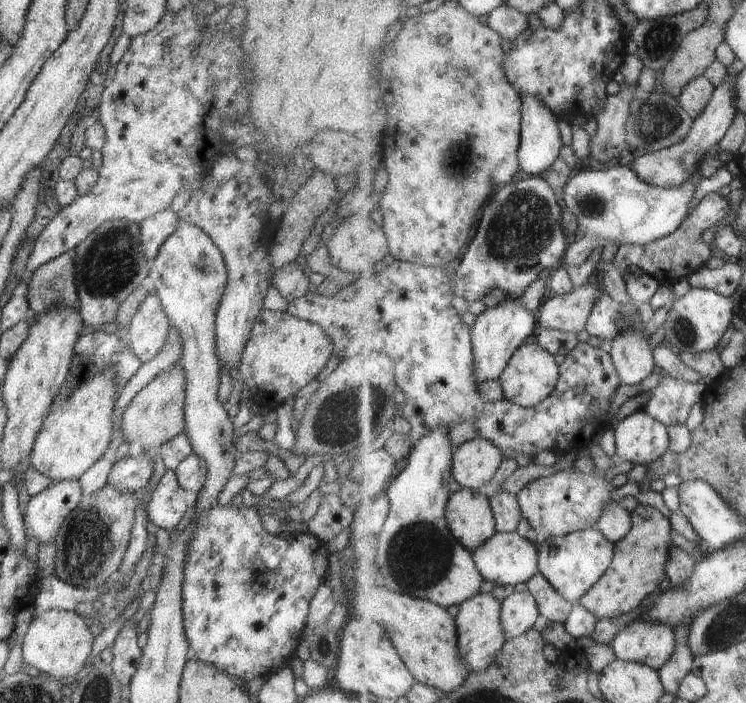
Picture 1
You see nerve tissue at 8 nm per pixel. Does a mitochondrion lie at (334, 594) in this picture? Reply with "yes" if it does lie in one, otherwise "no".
no

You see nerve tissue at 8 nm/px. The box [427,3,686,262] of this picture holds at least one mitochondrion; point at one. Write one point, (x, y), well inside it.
(664, 37)

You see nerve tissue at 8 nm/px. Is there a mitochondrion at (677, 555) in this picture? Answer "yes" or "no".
no

